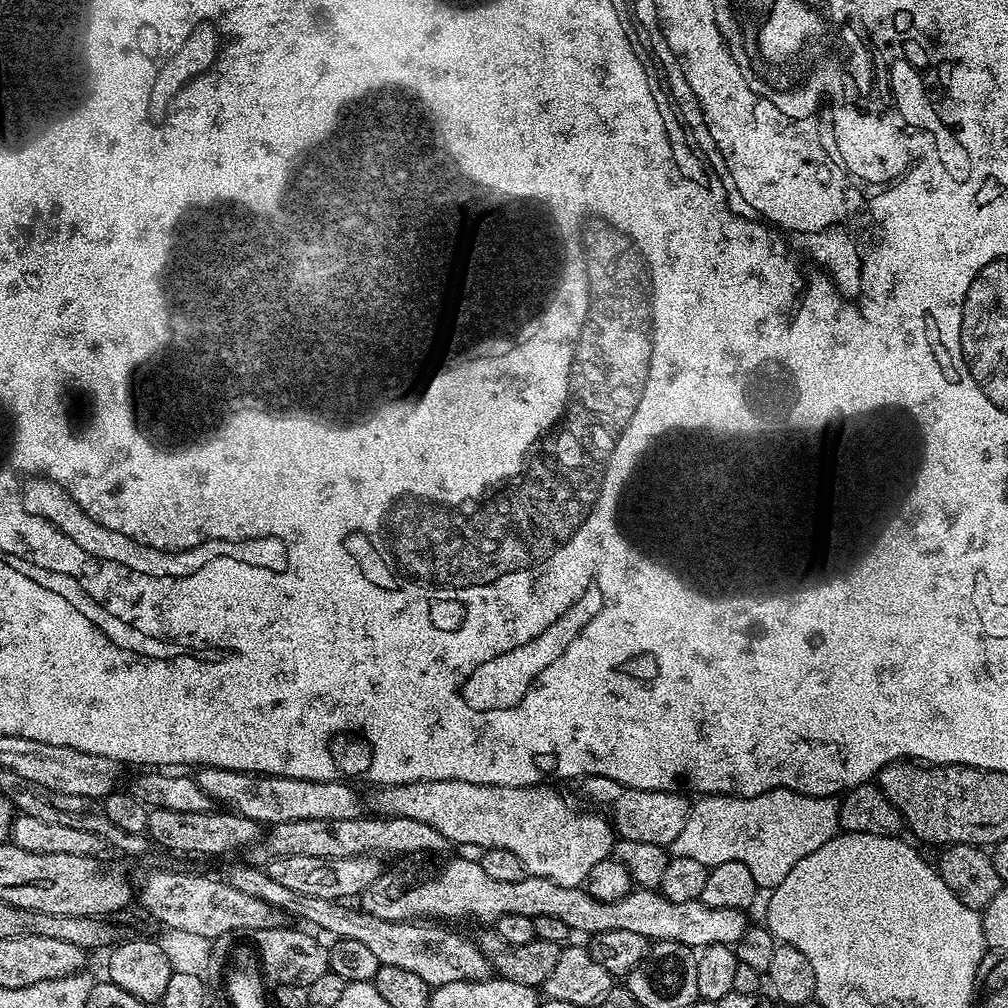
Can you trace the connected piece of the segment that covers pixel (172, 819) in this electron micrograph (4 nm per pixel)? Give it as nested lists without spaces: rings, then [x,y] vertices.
[[[153,808],[148,813],[149,841],[168,852],[177,852],[180,856],[224,856],[227,852],[236,852],[239,848],[247,849],[256,843],[262,835],[261,825],[250,818],[238,816],[227,810],[211,812],[191,812]]]

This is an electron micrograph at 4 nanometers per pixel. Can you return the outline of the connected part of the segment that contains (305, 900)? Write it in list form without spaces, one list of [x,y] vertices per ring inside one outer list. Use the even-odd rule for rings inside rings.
[[[251,862],[245,864],[232,864],[222,873],[222,879],[238,890],[241,894],[247,894],[250,898],[258,898],[260,902],[266,902],[279,909],[280,912],[289,917],[297,916],[300,920],[305,920],[308,924],[313,924],[316,928],[321,928],[324,932],[329,932],[332,938],[354,938],[354,942],[362,942],[371,952],[378,957],[380,965],[399,966],[402,970],[410,970],[413,974],[418,974],[422,982],[426,982],[432,988],[446,986],[450,982],[470,982],[471,980],[487,980],[493,975],[492,963],[482,954],[479,943],[475,939],[467,940],[464,936],[459,936],[456,932],[451,932],[451,927],[441,926],[436,922],[413,922],[411,920],[379,920],[369,916],[355,907],[347,908],[349,905],[344,902],[333,902],[326,898],[310,898],[309,896],[299,896],[294,894],[294,890],[287,889],[286,886],[274,882],[274,878],[268,876],[263,867]]]

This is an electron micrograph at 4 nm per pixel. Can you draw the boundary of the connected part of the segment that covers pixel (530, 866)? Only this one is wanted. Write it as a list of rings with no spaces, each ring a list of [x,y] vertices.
[[[414,782],[413,784],[390,784],[375,789],[372,797],[367,797],[366,804],[373,813],[381,816],[401,816],[414,818],[418,822],[426,822],[426,826],[434,826],[438,834],[442,834],[453,845],[469,844],[475,850],[497,848],[510,850],[522,861],[522,866],[530,876],[546,878],[550,882],[558,882],[558,886],[581,887],[587,881],[590,870],[596,863],[612,856],[614,829],[607,815],[599,816],[599,811],[579,812],[571,808],[547,783],[533,784],[530,788],[518,786],[490,786],[474,782]]]

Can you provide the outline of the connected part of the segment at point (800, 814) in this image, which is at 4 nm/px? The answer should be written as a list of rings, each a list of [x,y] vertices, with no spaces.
[[[775,788],[766,794],[758,794],[757,796],[706,796],[701,795],[700,800],[691,805],[688,809],[688,817],[686,818],[686,826],[682,826],[682,834],[678,834],[678,838],[674,838],[674,842],[670,846],[672,856],[681,856],[682,858],[694,858],[694,862],[702,862],[706,865],[721,864],[722,862],[743,862],[750,870],[750,874],[754,874],[754,882],[757,889],[771,890],[776,888],[782,882],[782,878],[786,878],[786,874],[790,874],[790,870],[794,870],[794,865],[801,858],[806,858],[806,854],[814,854],[814,850],[818,850],[818,846],[826,846],[826,842],[830,842],[830,838],[834,838],[841,831],[840,826],[840,805],[833,797],[830,796],[807,796],[801,792],[795,792],[789,788]]]

